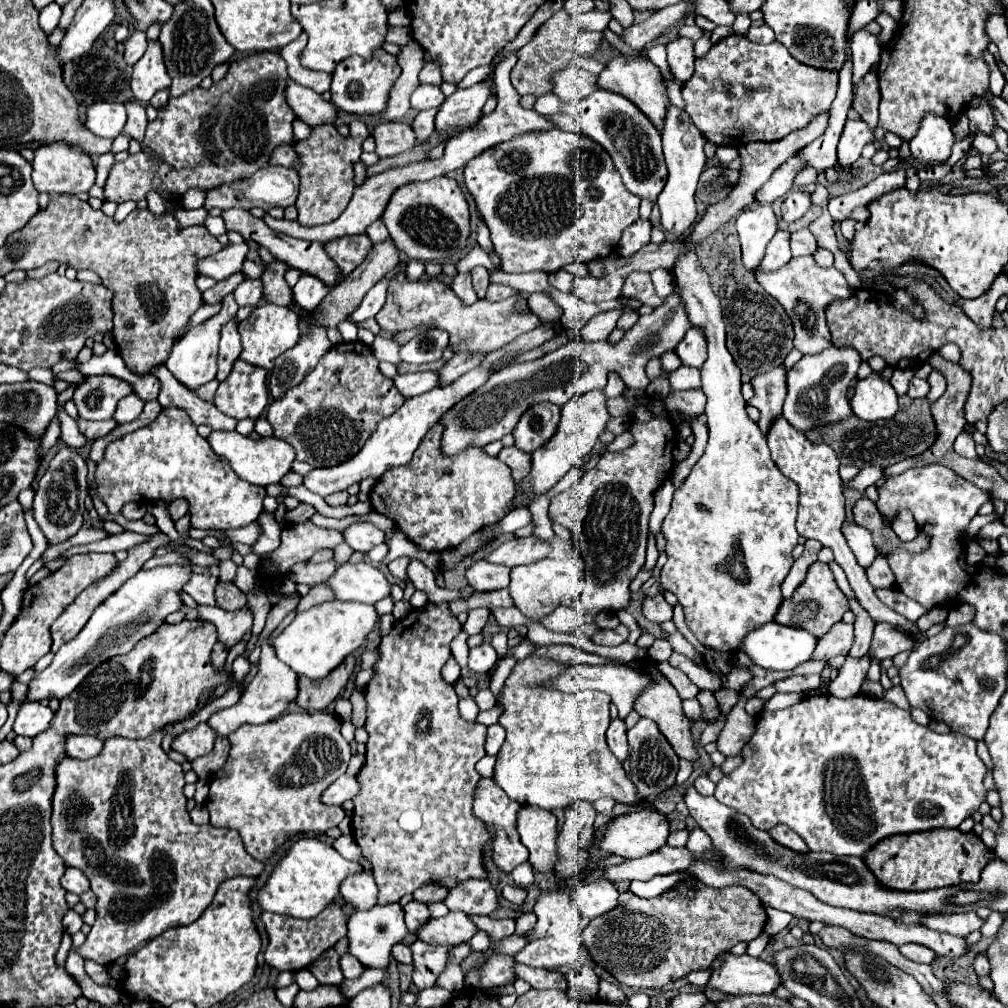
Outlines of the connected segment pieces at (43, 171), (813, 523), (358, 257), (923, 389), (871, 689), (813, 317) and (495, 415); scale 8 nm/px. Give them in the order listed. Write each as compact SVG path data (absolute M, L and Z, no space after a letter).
M64 140L44 144L34 150L34 160L32 160L32 180L38 192L48 192L48 194L78 194L86 192L96 178L96 168L94 168L94 158L72 144L66 144Z
M784 416L774 418L766 438L768 438L768 448L772 452L772 460L776 462L776 466L784 472L784 476L788 476L790 480L794 480L800 486L800 508L798 508L798 520L796 520L798 534L804 536L804 538L814 538L814 540L822 542L822 546L832 548L834 560L846 572L848 582L850 582L858 602L862 604L864 610L868 610L868 614L872 616L874 622L888 622L896 630L908 634L916 644L920 644L926 636L920 632L916 622L904 618L902 614L890 610L886 604L880 602L880 598L874 592L874 586L866 578L866 570L860 568L860 564L856 562L856 556L852 554L844 534L840 532L842 522L846 520L846 510L844 510L844 492L842 492L844 488L842 488L842 480L838 476L840 460L838 460L836 452L828 444L814 444L814 442L810 442L804 434L796 432L784 420Z
M366 234L344 236L340 240L330 240L328 244L324 244L326 254L340 270L338 284L344 282L366 260L366 256L372 252L372 246L374 246L374 242Z
M912 378L910 380L910 388L908 388L908 396L910 398L926 398L930 386L926 380L920 380L920 378Z
M864 680L862 690L860 690L860 694L872 696L872 698L882 698L882 692L884 692L884 688L880 686L880 682L866 682L866 680Z
M800 256L792 258L784 268L780 268L780 272L754 272L754 276L784 306L794 324L794 346L802 354L818 354L832 346L832 334L826 324L824 308L828 302L836 298L848 298L855 291L846 284L842 272L836 268L820 268L812 256Z
M674 290L652 314L640 316L616 346L610 346L608 342L572 340L538 360L506 366L500 372L494 372L484 386L442 414L442 452L446 456L456 456L464 448L484 448L486 444L500 440L504 434L510 434L528 406L544 400L564 406L568 400L586 394L592 388L604 388L610 370L618 372L628 388L646 390L650 384L646 376L648 360L676 350L676 344L680 344L690 326L684 302Z

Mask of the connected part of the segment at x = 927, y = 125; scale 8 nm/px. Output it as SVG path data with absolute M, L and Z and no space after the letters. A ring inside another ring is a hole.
M926 112L916 136L910 140L910 152L922 162L944 162L952 154L952 144L950 120L934 112Z

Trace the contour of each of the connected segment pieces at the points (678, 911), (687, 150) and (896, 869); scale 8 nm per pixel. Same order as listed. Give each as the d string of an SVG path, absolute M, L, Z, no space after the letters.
M694 880L694 886L684 884L684 888L666 892L664 896L658 896L658 898L652 898L652 900L636 898L634 892L630 892L630 890L628 890L628 892L622 892L622 894L620 894L620 900L618 900L618 906L616 906L614 910L606 912L606 914L602 914L602 916L598 916L598 918L594 918L594 920L590 920L590 924L588 924L588 926L584 928L584 932L582 932L582 942L584 942L584 948L590 952L592 960L594 960L598 966L602 966L604 970L608 970L620 984L626 984L626 986L632 986L632 988L662 988L662 986L666 986L670 980L684 978L684 976L686 976L688 972L692 972L692 970L706 970L720 952L728 952L728 950L730 950L732 946L736 946L738 942L750 942L750 940L754 940L754 938L762 932L764 924L766 924L766 910L764 910L764 906L760 904L760 900L758 900L748 888L744 888L744 886L710 888L710 886L704 886L704 884L700 884L700 882Z
M668 100L668 110L662 126L662 144L664 144L664 158L668 166L668 180L664 190L658 196L658 206L662 214L662 226L666 232L672 234L684 234L696 220L696 206L694 206L694 192L698 178L702 170L706 168L706 156L704 156L704 134L694 126L688 112L674 106Z
M928 830L928 832L914 832L914 834L896 834L890 838L884 838L868 856L864 856L864 862L872 872L876 872L876 878L896 890L934 890L964 882L978 882L982 870L988 862L994 860L994 852L976 836L974 832L960 832L960 830Z

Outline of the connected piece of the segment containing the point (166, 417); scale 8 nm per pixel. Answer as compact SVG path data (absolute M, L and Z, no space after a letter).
M162 408L160 416L152 424L108 444L102 460L96 464L94 482L96 482L96 496L108 506L110 514L120 514L126 502L154 502L154 500L170 502L176 498L186 498L190 502L190 514L192 514L190 526L202 528L202 530L204 528L242 528L252 524L262 512L262 500L266 496L264 488L240 480L232 472L228 460L224 460L222 456L216 456L208 440L196 432L196 426L188 418L188 414L176 408Z

